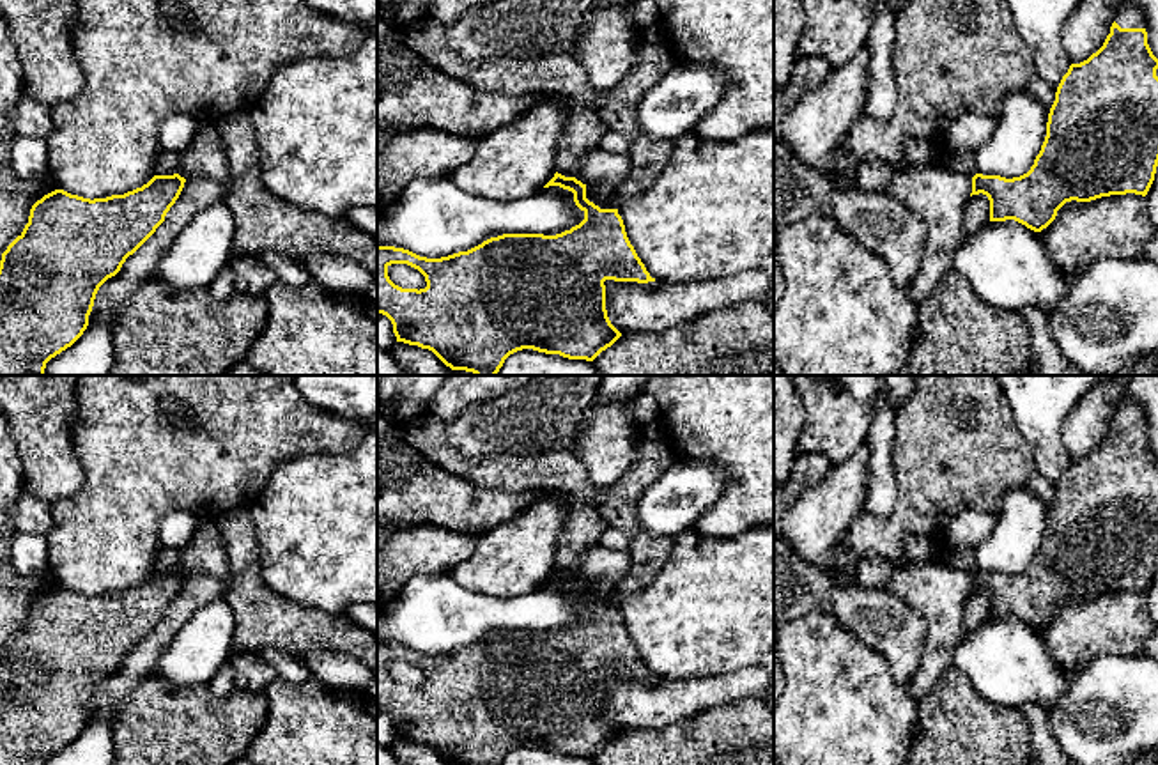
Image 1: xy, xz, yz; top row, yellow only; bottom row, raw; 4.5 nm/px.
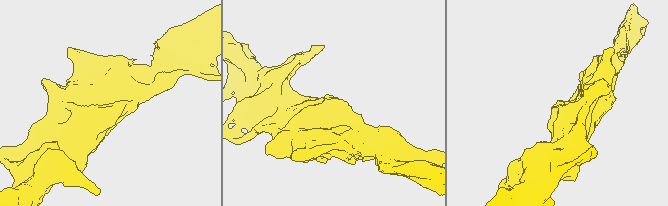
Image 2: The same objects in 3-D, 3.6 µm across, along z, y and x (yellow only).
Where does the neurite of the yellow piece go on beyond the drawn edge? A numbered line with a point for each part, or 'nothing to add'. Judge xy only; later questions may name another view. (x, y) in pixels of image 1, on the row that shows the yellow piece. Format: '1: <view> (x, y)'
nothing to add

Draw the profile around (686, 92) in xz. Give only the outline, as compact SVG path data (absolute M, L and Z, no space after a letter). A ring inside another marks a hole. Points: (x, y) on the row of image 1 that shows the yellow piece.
M675 60L673 67L639 101L634 129L609 131L600 149L629 154L634 133L655 140L689 133L724 94L726 81L719 69Z

